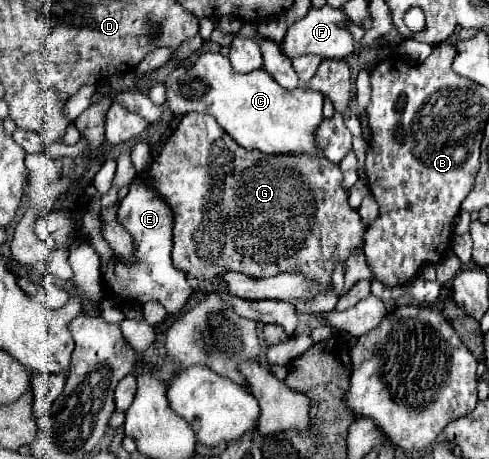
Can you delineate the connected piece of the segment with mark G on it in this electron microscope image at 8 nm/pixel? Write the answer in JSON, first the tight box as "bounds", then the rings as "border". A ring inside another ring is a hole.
{"bounds":[142,113,366,295],"border":[[[186,113],[180,121],[180,125],[176,127],[176,131],[172,133],[172,137],[166,141],[166,145],[162,147],[162,151],[154,157],[154,161],[150,163],[148,171],[142,175],[142,181],[152,187],[172,209],[172,217],[174,217],[174,249],[172,249],[172,263],[178,271],[184,271],[190,277],[196,279],[214,279],[220,273],[244,273],[250,277],[272,277],[276,273],[282,271],[298,271],[304,273],[308,277],[312,277],[316,281],[314,287],[314,295],[324,293],[330,289],[332,283],[332,271],[334,265],[346,263],[346,259],[350,257],[352,249],[356,245],[364,245],[364,231],[366,225],[362,223],[358,211],[352,211],[352,207],[348,205],[348,193],[342,189],[342,171],[336,163],[332,161],[324,161],[324,157],[300,157],[300,155],[264,155],[260,151],[246,151],[244,147],[236,145],[236,141],[232,141],[232,137],[228,137],[228,133],[224,133],[224,129],[216,123],[216,119],[212,119],[212,115],[204,115],[204,113]]]}

